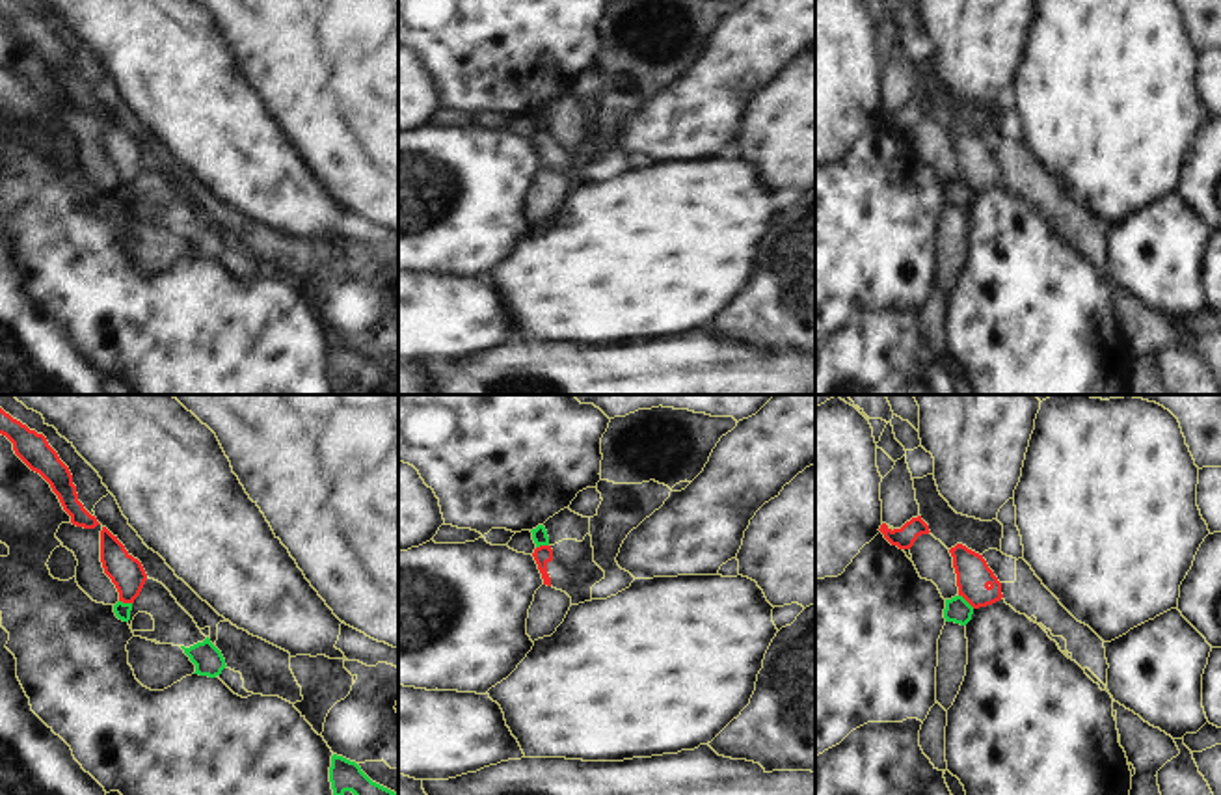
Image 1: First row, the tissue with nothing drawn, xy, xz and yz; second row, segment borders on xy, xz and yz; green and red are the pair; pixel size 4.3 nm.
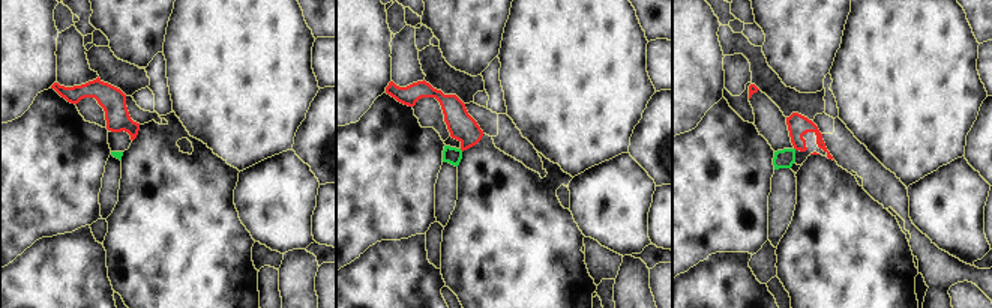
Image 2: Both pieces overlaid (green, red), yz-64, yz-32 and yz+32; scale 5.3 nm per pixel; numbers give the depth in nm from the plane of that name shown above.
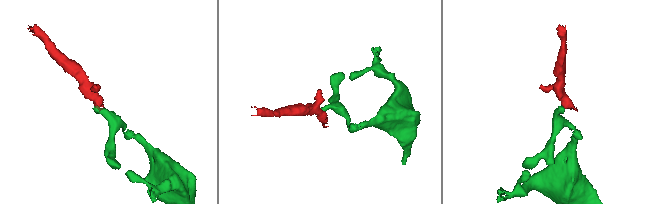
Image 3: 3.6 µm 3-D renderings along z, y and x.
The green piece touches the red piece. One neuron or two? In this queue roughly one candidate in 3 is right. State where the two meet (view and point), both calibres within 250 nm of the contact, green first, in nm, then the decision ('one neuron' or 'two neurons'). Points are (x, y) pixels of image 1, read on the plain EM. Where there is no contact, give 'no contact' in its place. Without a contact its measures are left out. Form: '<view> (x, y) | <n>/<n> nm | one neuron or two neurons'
yz (965, 183) | 110/150 nm | two neurons

